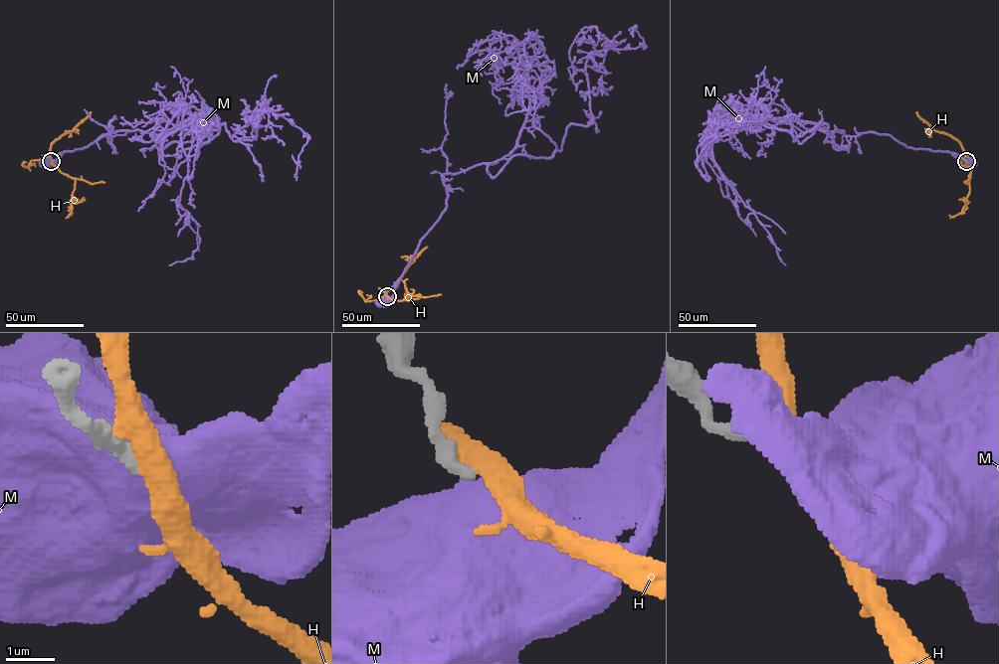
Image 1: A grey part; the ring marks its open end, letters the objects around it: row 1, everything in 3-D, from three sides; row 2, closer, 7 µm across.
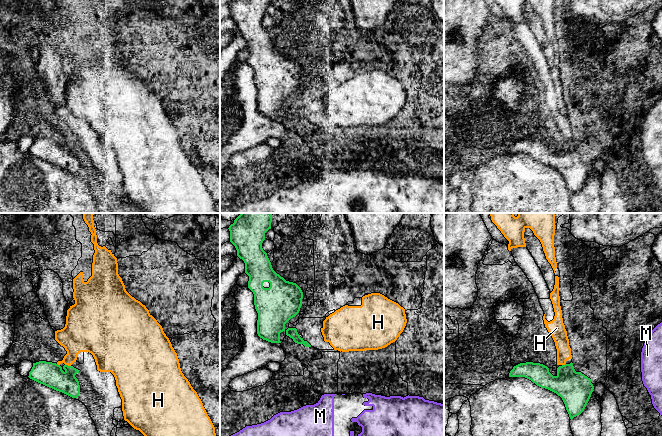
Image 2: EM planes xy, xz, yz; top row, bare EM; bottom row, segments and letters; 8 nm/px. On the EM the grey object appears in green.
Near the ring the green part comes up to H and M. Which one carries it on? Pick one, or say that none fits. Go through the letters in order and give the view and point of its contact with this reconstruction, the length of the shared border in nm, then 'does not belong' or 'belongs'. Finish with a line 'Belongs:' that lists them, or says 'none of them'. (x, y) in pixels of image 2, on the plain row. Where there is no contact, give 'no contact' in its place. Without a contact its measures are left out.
H: xy (67, 141) | 50 nm | does not belong
M: no contact | does not belong
Belongs: none of them

